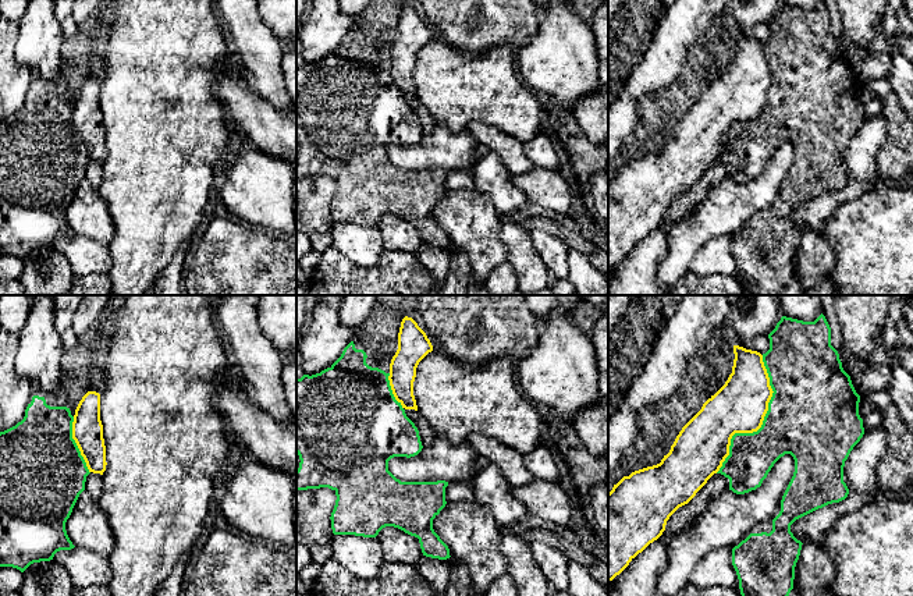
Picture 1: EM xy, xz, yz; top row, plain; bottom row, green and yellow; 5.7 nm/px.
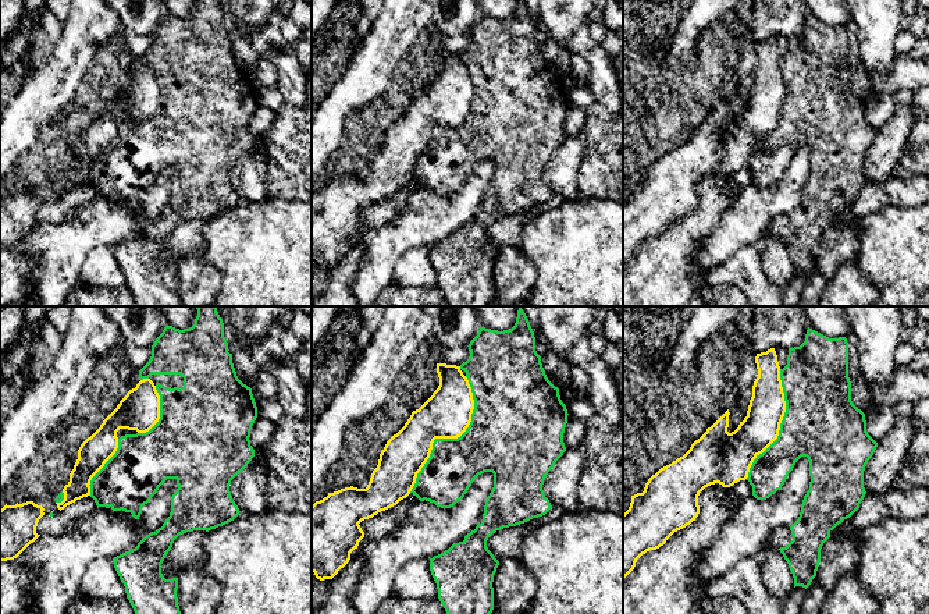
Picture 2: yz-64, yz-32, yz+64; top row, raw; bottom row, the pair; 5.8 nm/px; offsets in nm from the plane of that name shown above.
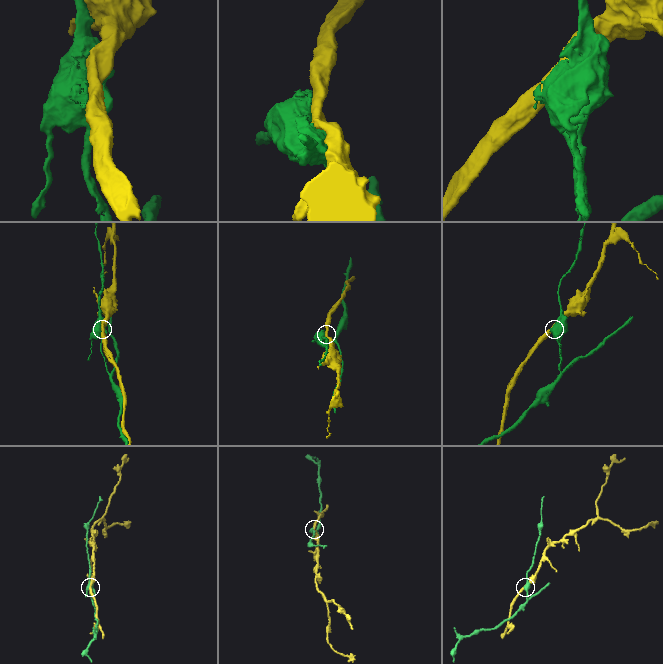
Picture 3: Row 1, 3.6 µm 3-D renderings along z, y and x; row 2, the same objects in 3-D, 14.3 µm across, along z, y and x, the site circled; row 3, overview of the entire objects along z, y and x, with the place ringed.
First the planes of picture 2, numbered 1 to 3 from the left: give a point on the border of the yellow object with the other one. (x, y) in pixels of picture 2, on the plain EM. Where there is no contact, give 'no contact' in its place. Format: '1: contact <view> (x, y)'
1: contact yz-64 (103, 155)
2: contact yz-32 (451, 127)
3: contact yz+64 (780, 112)

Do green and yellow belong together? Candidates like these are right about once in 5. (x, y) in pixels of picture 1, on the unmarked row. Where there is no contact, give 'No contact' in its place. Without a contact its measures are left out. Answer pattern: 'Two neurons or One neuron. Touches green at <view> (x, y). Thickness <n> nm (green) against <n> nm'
Two neurons. Touches green at yz (763, 112). Thickness 440 nm (green) against 300 nm

